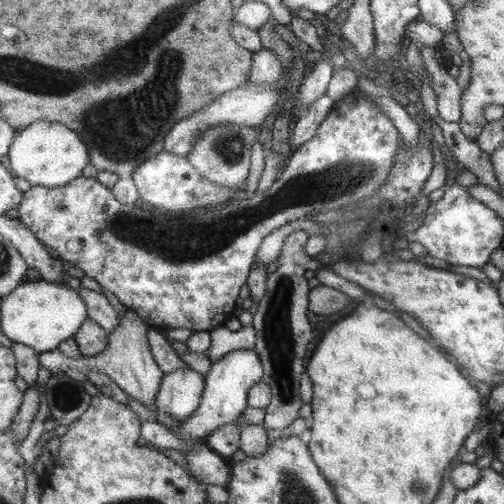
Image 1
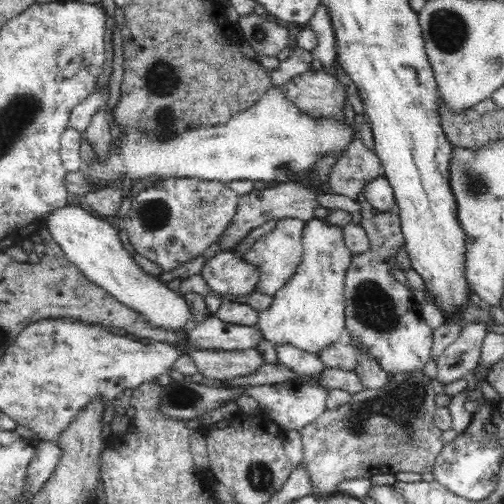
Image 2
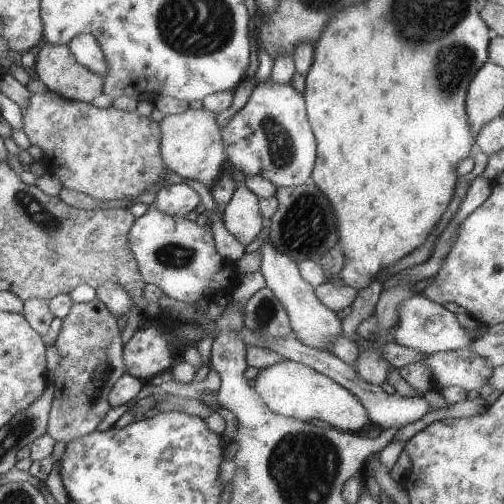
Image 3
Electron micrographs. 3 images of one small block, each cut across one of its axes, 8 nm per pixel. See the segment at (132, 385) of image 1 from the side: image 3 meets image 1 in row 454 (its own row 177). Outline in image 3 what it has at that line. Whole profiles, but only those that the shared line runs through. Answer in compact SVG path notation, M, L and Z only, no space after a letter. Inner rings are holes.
M199 108L199 110L185 110L175 116L165 116L159 122L161 128L159 156L163 166L173 174L181 176L183 180L201 182L205 188L209 188L215 182L227 160L227 152L221 142L221 128L215 124L215 116L217 114Z

